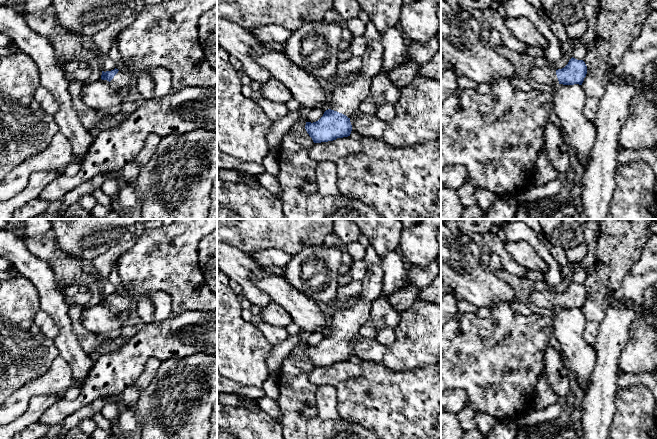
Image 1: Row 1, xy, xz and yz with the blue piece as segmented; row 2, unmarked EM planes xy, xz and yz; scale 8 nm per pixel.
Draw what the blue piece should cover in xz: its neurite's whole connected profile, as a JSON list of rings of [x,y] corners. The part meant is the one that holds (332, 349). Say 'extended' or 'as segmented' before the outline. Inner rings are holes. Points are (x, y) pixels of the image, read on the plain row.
extended | [[[372,245],[366,247],[364,261],[367,271],[361,281],[360,296],[334,312],[329,321],[330,332],[318,345],[306,346],[305,353],[314,367],[350,360],[350,344],[358,336],[360,327],[369,319],[372,303],[382,296],[382,258]]]

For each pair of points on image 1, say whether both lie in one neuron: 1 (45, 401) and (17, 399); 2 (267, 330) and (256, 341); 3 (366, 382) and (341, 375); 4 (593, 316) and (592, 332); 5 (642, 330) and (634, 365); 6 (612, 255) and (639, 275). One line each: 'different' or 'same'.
1: different
2: different
3: different
4: same
5: same
6: different

